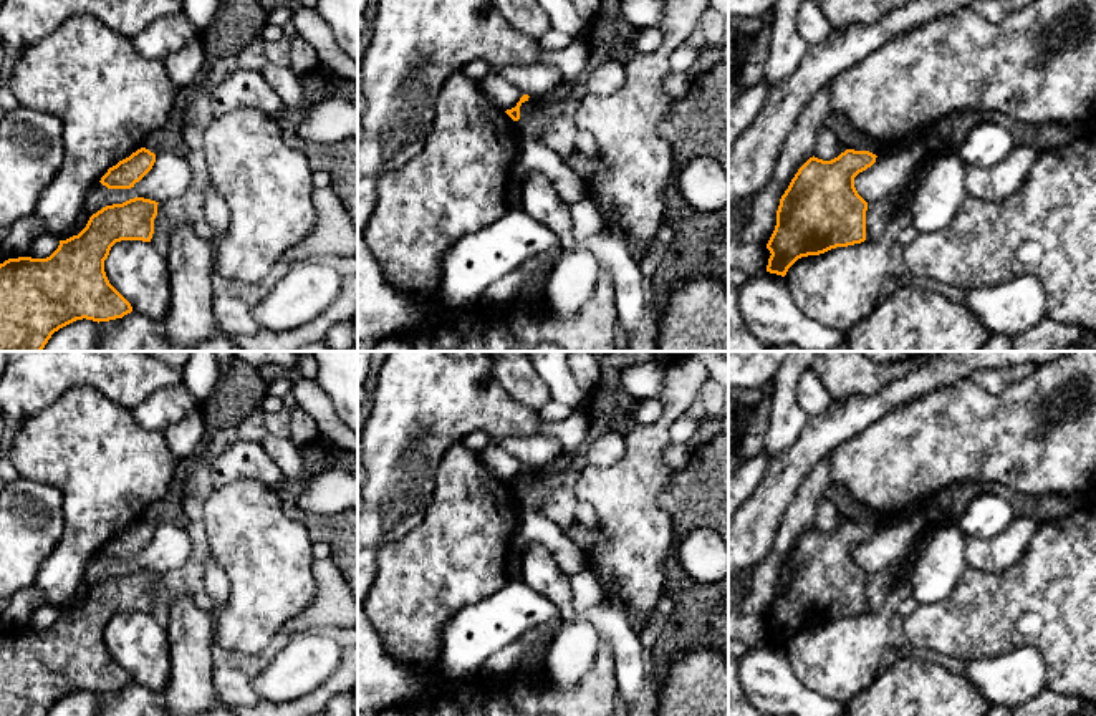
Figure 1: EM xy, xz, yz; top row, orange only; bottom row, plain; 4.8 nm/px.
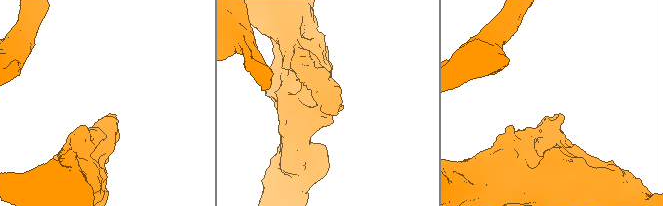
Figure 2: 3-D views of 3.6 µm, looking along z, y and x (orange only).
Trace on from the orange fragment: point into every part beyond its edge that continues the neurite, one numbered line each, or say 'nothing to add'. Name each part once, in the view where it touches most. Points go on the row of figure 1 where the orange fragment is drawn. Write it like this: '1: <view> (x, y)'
nothing to add

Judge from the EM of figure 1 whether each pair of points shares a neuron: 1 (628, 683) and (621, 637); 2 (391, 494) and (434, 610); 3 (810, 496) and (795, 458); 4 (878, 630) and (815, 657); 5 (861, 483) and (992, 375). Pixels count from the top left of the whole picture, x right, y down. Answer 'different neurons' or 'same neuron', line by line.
1: same neuron
2: different neurons
3: different neurons
4: same neuron
5: different neurons

